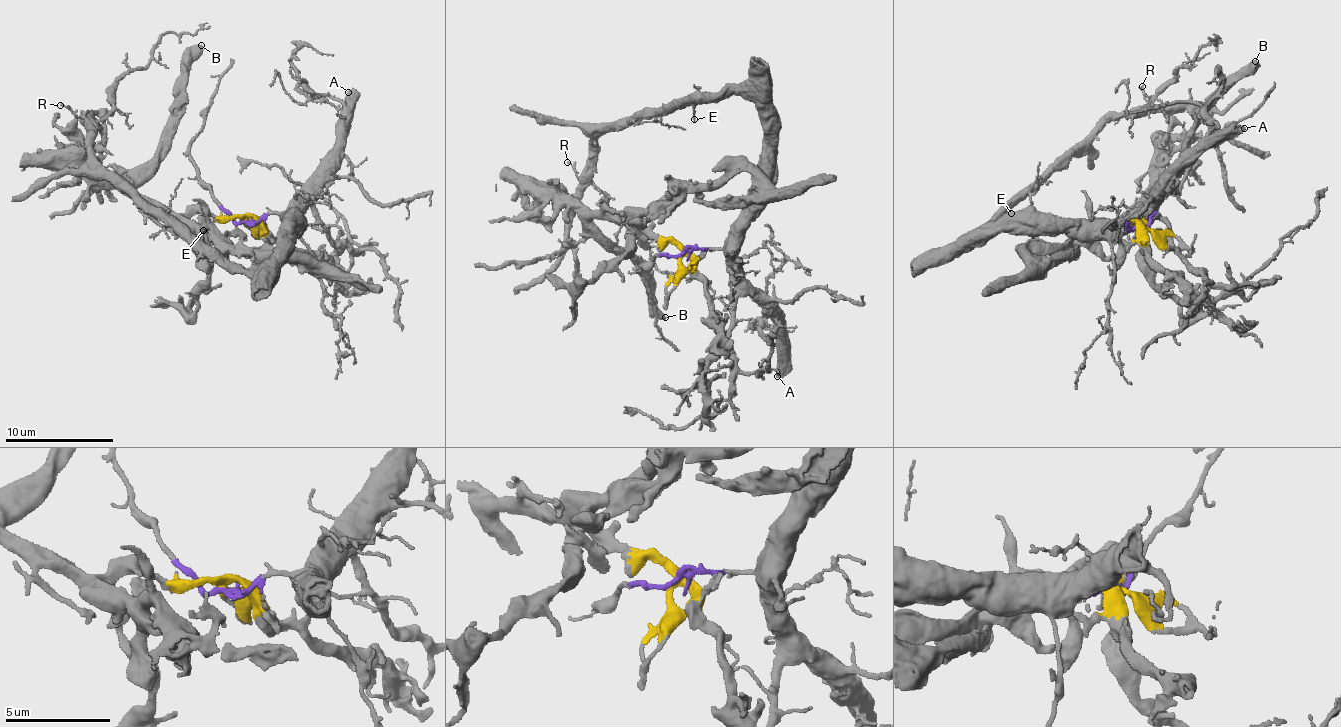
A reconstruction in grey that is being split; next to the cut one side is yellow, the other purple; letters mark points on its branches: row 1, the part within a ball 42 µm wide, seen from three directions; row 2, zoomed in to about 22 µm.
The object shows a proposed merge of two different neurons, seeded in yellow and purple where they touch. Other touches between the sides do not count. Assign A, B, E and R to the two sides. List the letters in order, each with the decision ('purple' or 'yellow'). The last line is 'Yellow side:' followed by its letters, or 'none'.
A: purple
B: yellow
E: purple
R: purple
Yellow side: B

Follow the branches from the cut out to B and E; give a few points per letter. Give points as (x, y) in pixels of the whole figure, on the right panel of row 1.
B: (1145, 226), (1135, 222), (1144, 215), (1134, 209), (1147, 199), (1173, 166), (1191, 127), (1256, 62)
E: (1145, 226), (1131, 228), (1123, 221), (990, 228), (983, 234), (973, 233), (958, 251), (1012, 213)

